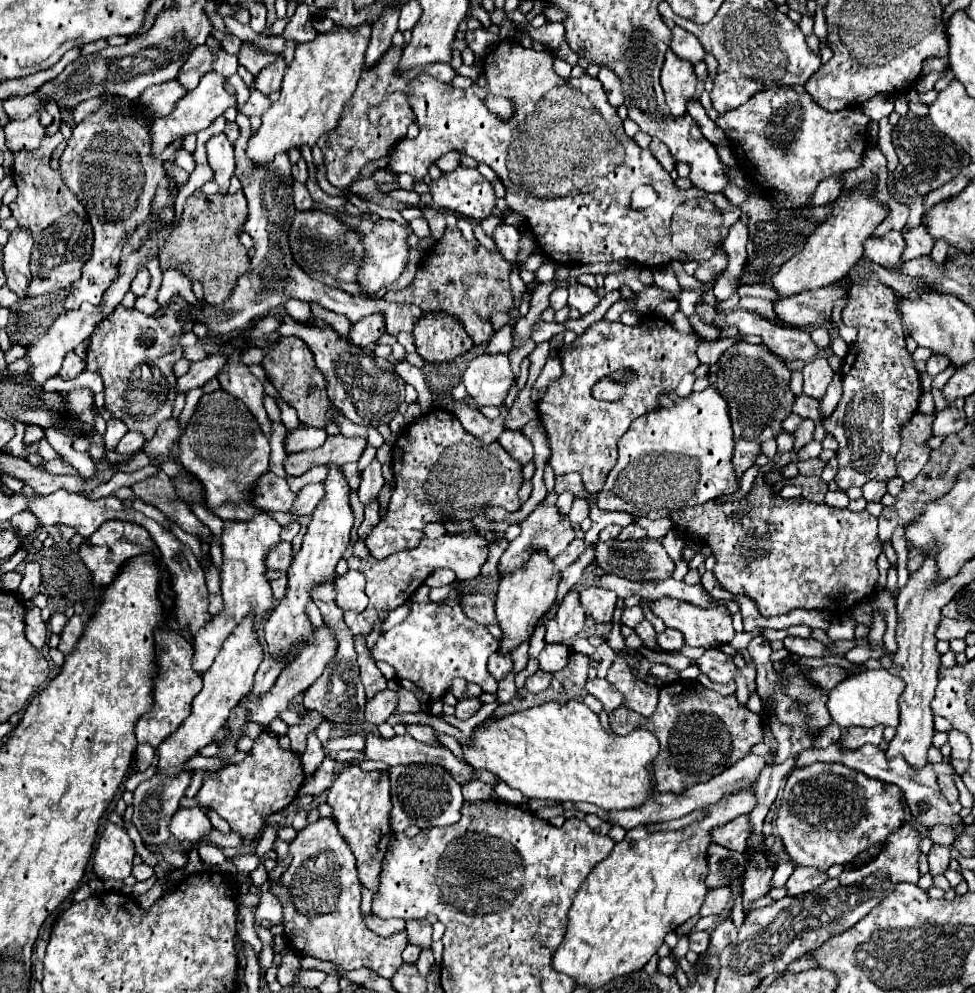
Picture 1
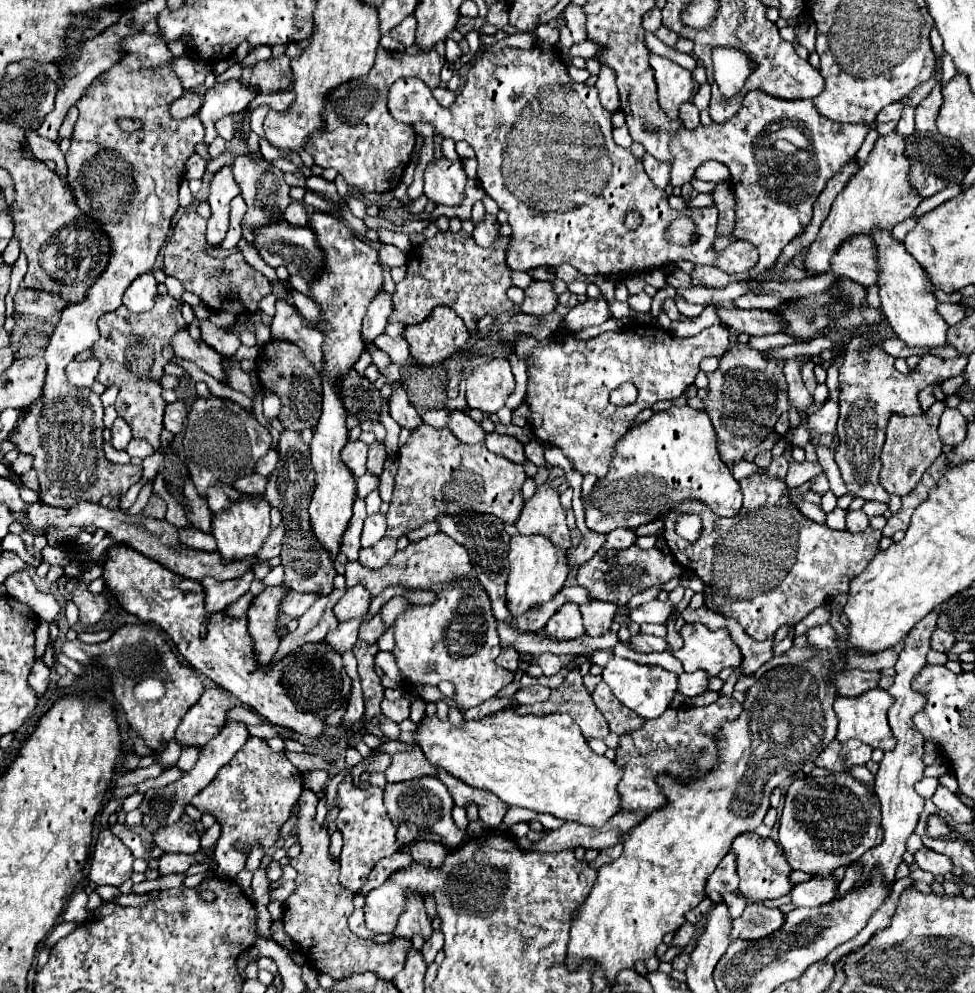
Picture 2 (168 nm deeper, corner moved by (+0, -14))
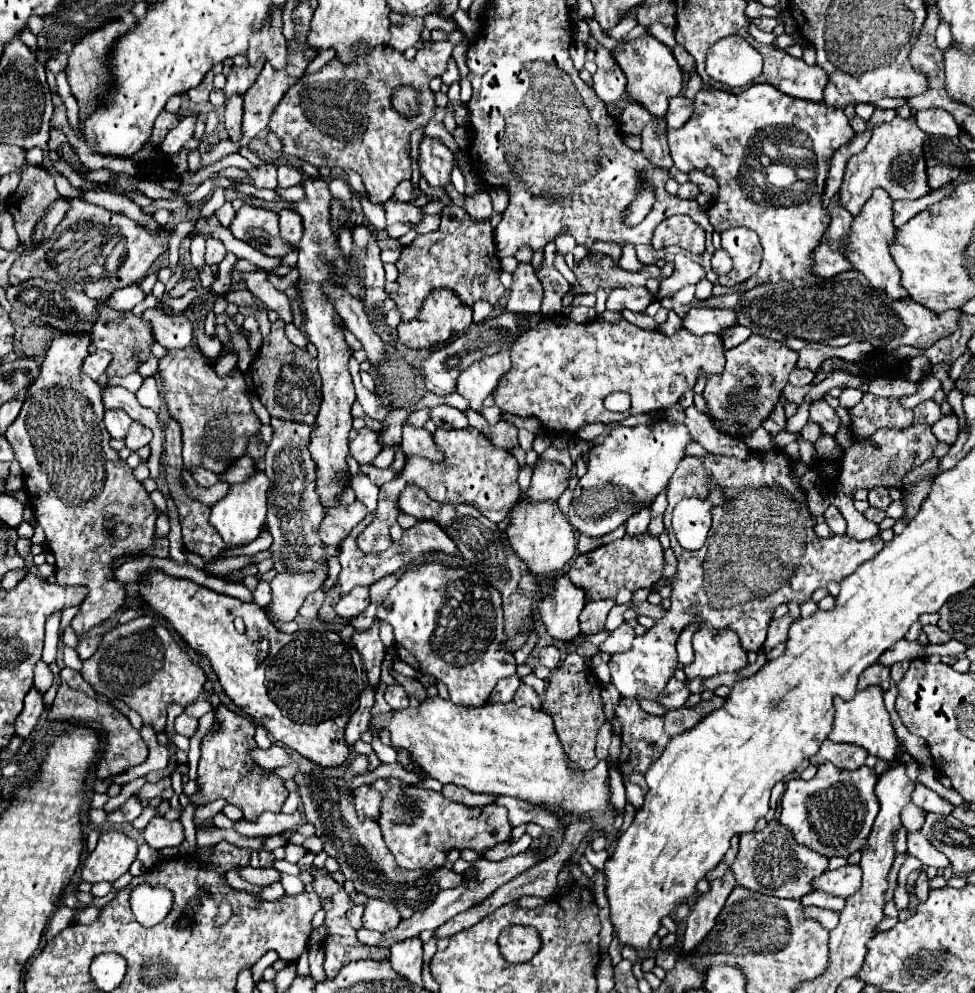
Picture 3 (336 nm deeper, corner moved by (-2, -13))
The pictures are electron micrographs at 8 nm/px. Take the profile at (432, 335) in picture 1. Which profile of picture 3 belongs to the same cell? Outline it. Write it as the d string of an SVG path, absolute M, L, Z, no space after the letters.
M433 290L433 294L429 294L429 298L425 298L425 306L421 306L417 318L413 318L409 322L401 322L397 326L399 340L413 350L429 350L437 344L447 342L453 334L469 328L473 322L471 314L473 314L471 308L465 306L461 300L457 300L457 294L449 294L449 290Z

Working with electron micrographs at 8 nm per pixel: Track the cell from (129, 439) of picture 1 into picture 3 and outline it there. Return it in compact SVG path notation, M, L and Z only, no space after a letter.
M133 422L133 424L129 426L129 434L125 436L125 446L135 452L135 450L147 446L147 444L151 442L151 438L153 438L153 434L151 434L149 428L145 428L145 426L139 424L139 422Z

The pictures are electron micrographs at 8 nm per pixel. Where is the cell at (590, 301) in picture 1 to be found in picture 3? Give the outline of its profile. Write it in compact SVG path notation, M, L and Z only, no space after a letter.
M645 286L635 288L615 288L607 298L607 310L621 312L625 308L633 312L645 312L645 308L657 298L657 294L649 292Z

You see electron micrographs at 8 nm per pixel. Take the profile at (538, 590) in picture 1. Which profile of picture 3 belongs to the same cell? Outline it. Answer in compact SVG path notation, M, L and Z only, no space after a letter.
M521 492L519 502L513 504L511 524L507 526L505 532L511 548L527 564L531 572L555 576L563 572L563 568L575 554L575 534L565 514L559 510L559 506L555 502L533 502L527 498L525 492Z

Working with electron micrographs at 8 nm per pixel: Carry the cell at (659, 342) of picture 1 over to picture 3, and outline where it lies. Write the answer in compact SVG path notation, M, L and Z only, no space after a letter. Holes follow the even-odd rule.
M555 314L545 318L541 326L527 330L511 348L511 368L505 378L497 384L493 392L495 404L517 416L537 416L537 420L551 432L569 432L575 434L581 426L591 422L615 422L631 414L657 412L671 408L687 390L691 390L701 376L709 380L715 374L721 374L725 366L723 344L717 334L693 336L687 330L679 330L673 336L665 336L659 330L641 330L627 320L609 324L601 318L585 324L577 324L567 316ZM611 392L627 392L631 396L631 408L623 414L609 412L603 406L603 400Z

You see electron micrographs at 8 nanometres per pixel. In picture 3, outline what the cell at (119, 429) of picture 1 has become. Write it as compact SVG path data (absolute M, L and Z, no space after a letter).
M105 410L105 418L103 418L107 432L111 434L111 438L125 438L129 422L133 422L125 410Z

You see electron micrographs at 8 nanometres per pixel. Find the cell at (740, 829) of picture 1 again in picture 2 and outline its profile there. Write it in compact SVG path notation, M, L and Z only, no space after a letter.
M749 831L739 837L735 837L731 851L737 855L737 875L739 875L739 891L749 901L765 901L765 899L777 899L791 891L791 865L787 863L785 855L777 847L773 839L761 839L757 833Z

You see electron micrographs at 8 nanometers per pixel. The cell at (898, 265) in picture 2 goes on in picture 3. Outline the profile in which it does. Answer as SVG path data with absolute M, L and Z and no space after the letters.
M885 190L873 192L873 198L869 198L869 202L865 202L865 206L861 208L861 214L853 216L849 238L845 238L845 258L849 258L849 264L857 272L861 272L871 282L873 288L885 290L889 298L905 298L907 292L899 284L901 274L897 272L897 266L889 254L889 244L895 236L895 226L891 220L893 218L891 204L893 200L889 198L889 194L885 194Z

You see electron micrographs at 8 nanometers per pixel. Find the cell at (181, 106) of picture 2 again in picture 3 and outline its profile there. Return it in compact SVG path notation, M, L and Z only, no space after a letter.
M213 70L201 80L201 84L199 84L197 88L189 90L187 96L189 96L189 100L191 100L193 104L201 104L201 102L207 102L207 100L209 100L211 90L213 90Z

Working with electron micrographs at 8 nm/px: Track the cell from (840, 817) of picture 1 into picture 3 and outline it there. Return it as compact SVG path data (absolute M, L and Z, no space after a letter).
M823 764L811 780L791 778L787 790L781 798L781 818L779 822L787 826L795 840L827 858L851 856L863 850L867 836L871 832L873 820L879 812L879 802L873 792L877 784L877 774L863 766L861 770L845 772L833 764Z

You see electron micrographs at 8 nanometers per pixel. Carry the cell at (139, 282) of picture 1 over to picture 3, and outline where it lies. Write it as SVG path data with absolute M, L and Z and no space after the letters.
M133 284L133 286L121 288L121 290L113 290L113 294L109 298L105 298L103 302L105 302L105 306L109 306L113 310L125 312L125 310L131 310L133 306L137 306L143 298L145 298L145 294L141 292L141 288L137 284Z

